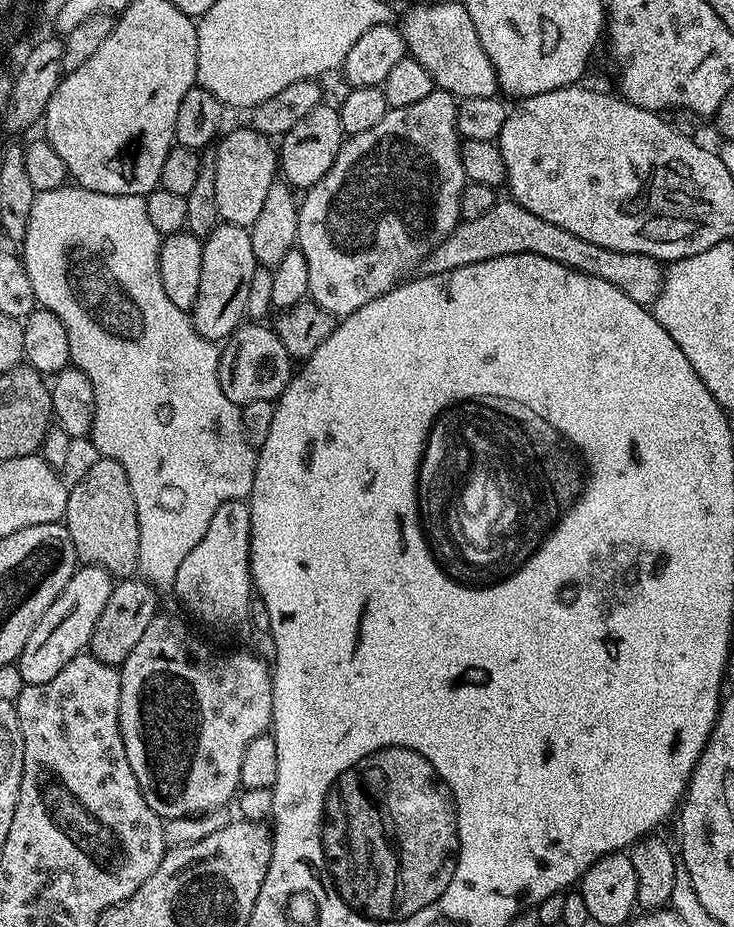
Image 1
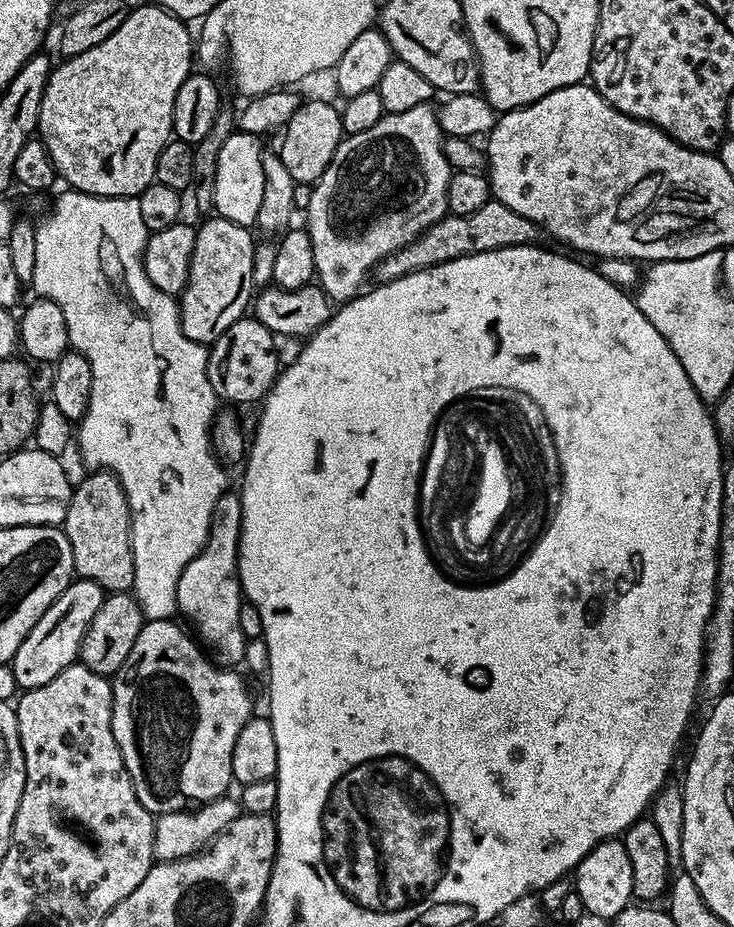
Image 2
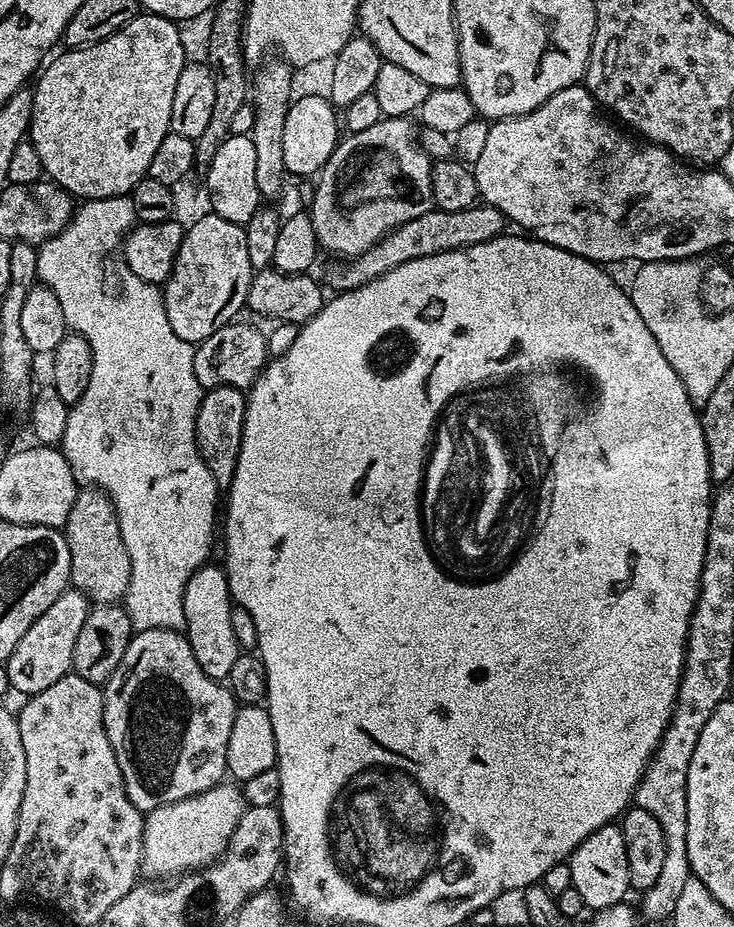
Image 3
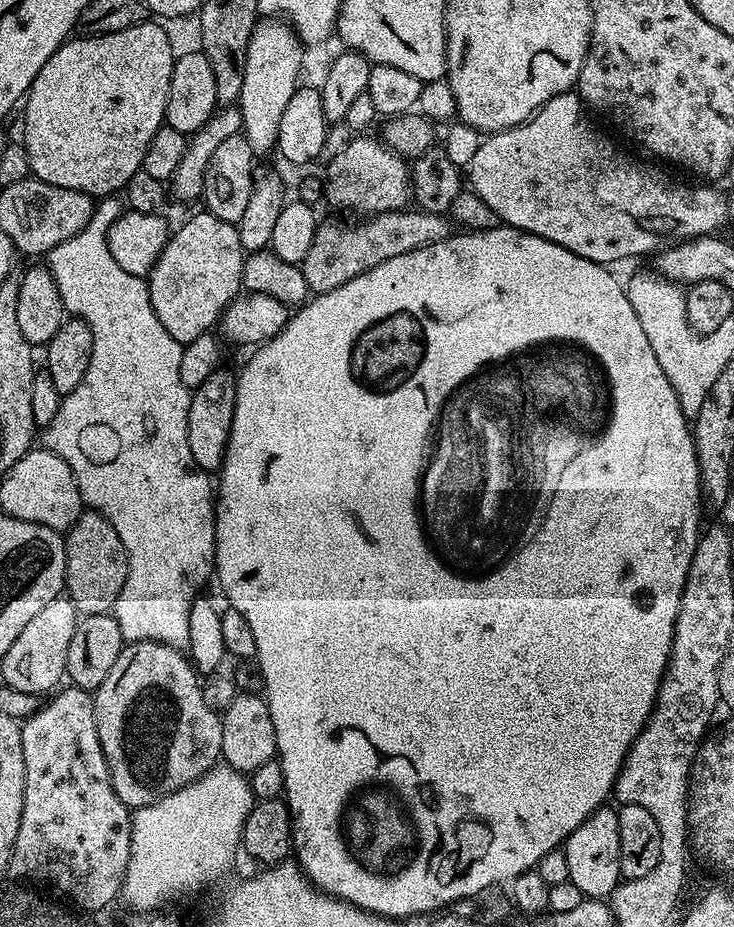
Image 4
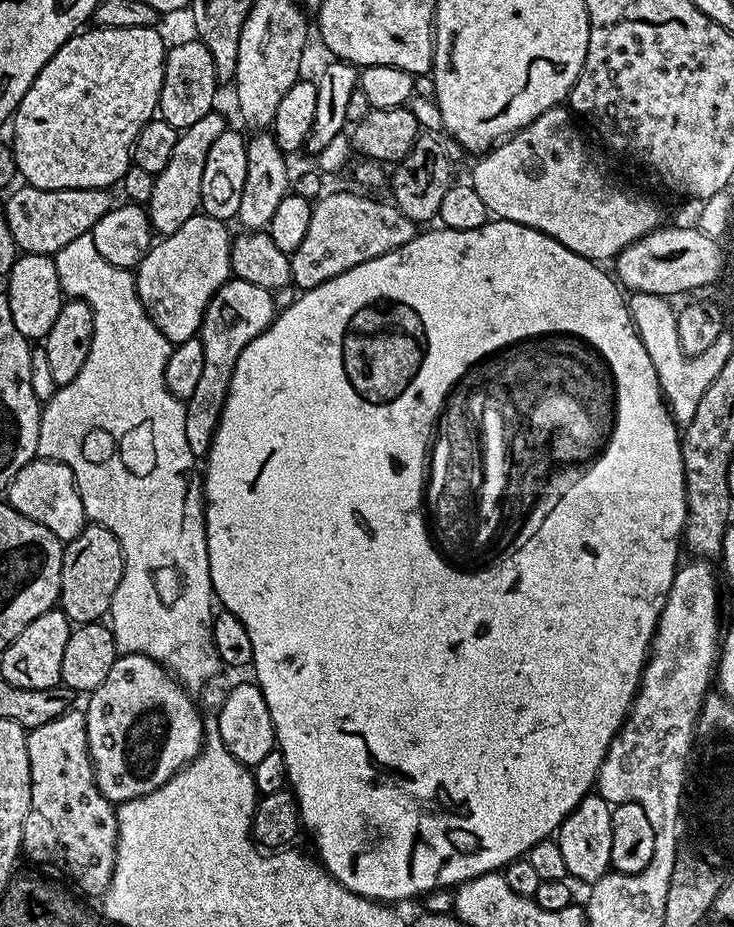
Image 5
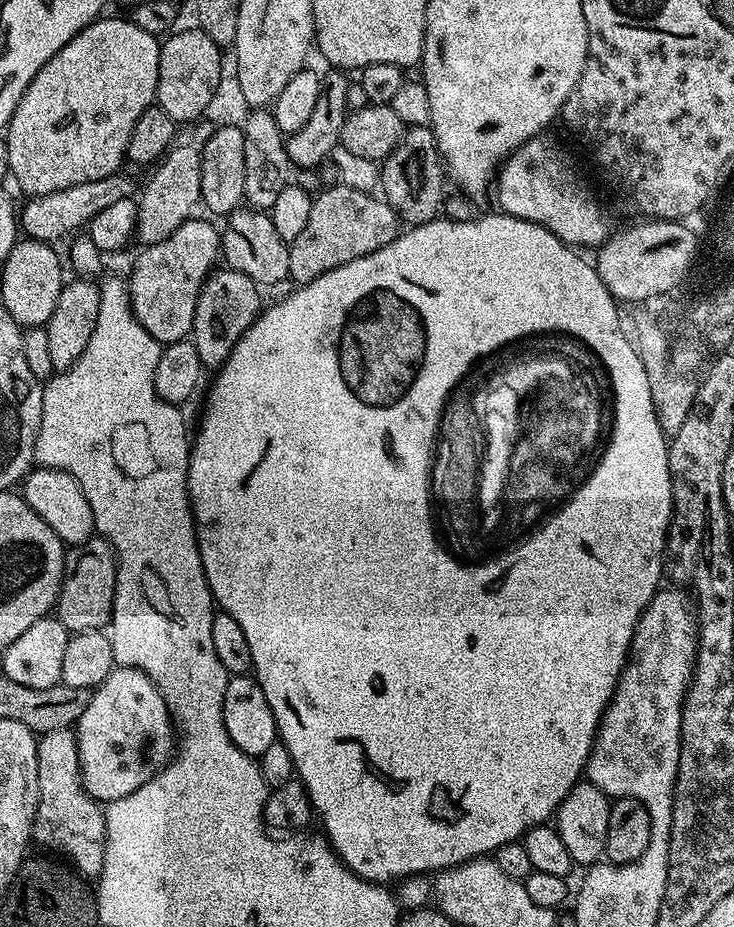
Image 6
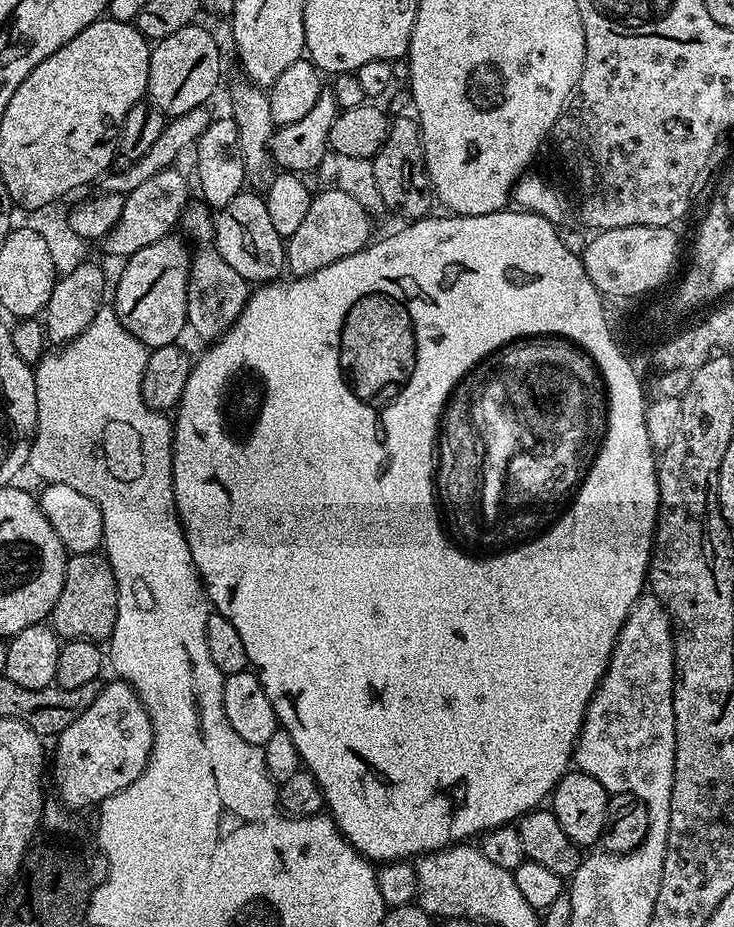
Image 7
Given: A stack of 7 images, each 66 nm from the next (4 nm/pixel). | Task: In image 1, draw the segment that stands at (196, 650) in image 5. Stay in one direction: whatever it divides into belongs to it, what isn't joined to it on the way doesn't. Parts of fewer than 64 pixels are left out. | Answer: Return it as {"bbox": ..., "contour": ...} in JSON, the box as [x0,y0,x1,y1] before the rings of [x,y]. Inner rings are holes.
{"bbox":[22,186,258,586],"contour":[[[65,186],[58,190],[36,193],[34,206],[30,206],[30,222],[26,222],[22,259],[26,274],[30,274],[30,286],[34,286],[37,305],[47,312],[53,312],[62,322],[62,326],[66,326],[70,338],[70,361],[75,367],[84,371],[86,378],[90,378],[94,386],[96,405],[90,443],[97,448],[100,456],[118,462],[122,470],[126,470],[126,478],[130,478],[130,490],[134,490],[134,506],[138,510],[139,575],[153,586],[159,586],[159,584],[172,586],[178,566],[206,534],[214,510],[218,509],[222,502],[228,502],[230,499],[243,500],[251,496],[258,452],[255,447],[251,448],[248,445],[248,436],[244,433],[244,420],[240,417],[241,405],[230,402],[230,398],[222,394],[222,382],[218,382],[220,348],[213,341],[202,338],[202,334],[196,332],[191,319],[182,310],[178,310],[178,306],[174,306],[170,298],[166,298],[166,290],[162,286],[160,277],[161,239],[162,236],[149,219],[145,197],[100,194],[79,186]]]}

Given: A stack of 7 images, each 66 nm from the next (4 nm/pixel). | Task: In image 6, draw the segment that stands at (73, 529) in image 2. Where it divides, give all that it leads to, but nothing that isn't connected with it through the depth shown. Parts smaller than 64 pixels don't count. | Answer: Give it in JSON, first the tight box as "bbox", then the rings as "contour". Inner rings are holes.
{"bbox":[54,534,117,634],"contour":[[[93,534],[86,542],[71,545],[65,551],[64,577],[60,583],[60,595],[56,598],[54,616],[55,619],[62,622],[62,626],[69,634],[86,630],[101,630],[111,621],[114,594],[116,593],[117,567],[116,551],[112,549],[110,541],[99,534]]]}

